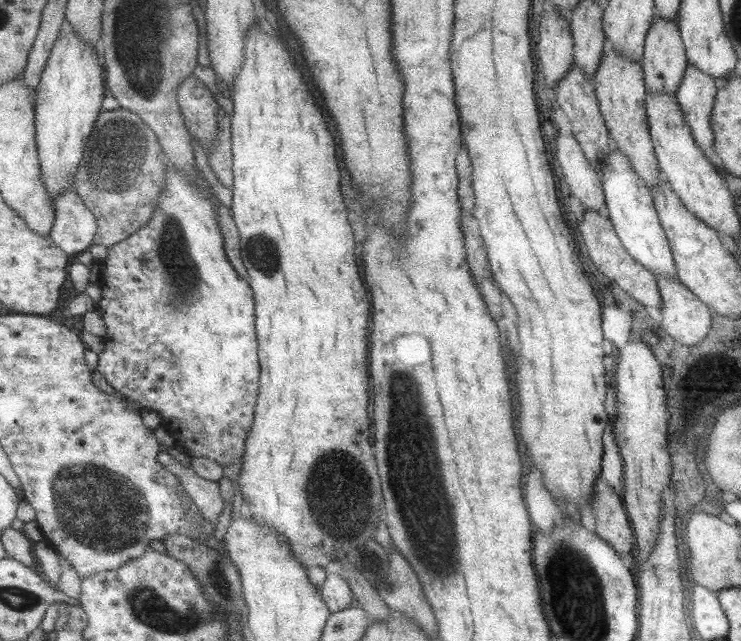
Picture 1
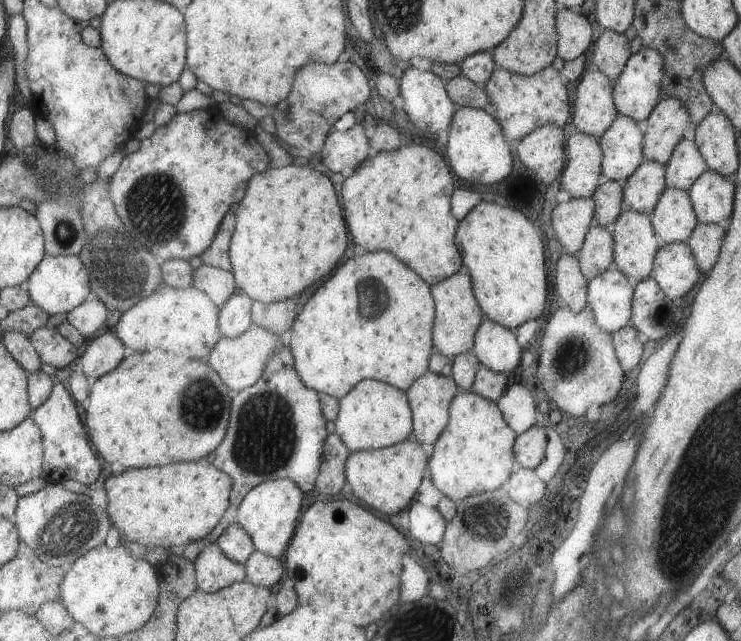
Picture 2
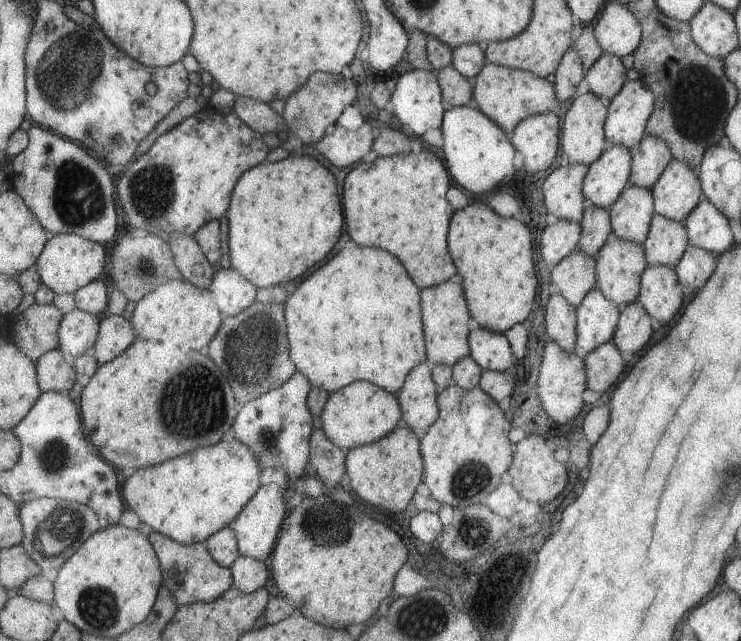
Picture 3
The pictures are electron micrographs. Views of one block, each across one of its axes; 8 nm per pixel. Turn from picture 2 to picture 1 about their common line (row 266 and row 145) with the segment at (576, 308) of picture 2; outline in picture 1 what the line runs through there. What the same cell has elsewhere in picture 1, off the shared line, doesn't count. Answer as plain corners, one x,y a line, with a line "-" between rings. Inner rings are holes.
558,133
555,158
558,158
571,194
581,200
584,208
609,216
601,175
597,173
573,134

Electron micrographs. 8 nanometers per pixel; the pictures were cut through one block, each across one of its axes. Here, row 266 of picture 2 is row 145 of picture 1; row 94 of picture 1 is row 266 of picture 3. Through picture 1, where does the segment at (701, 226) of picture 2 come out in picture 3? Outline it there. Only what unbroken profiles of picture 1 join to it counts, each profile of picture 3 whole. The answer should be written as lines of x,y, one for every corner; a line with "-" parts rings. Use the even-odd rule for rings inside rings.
690,244
674,267
683,286
700,290
712,276
716,260
713,252

